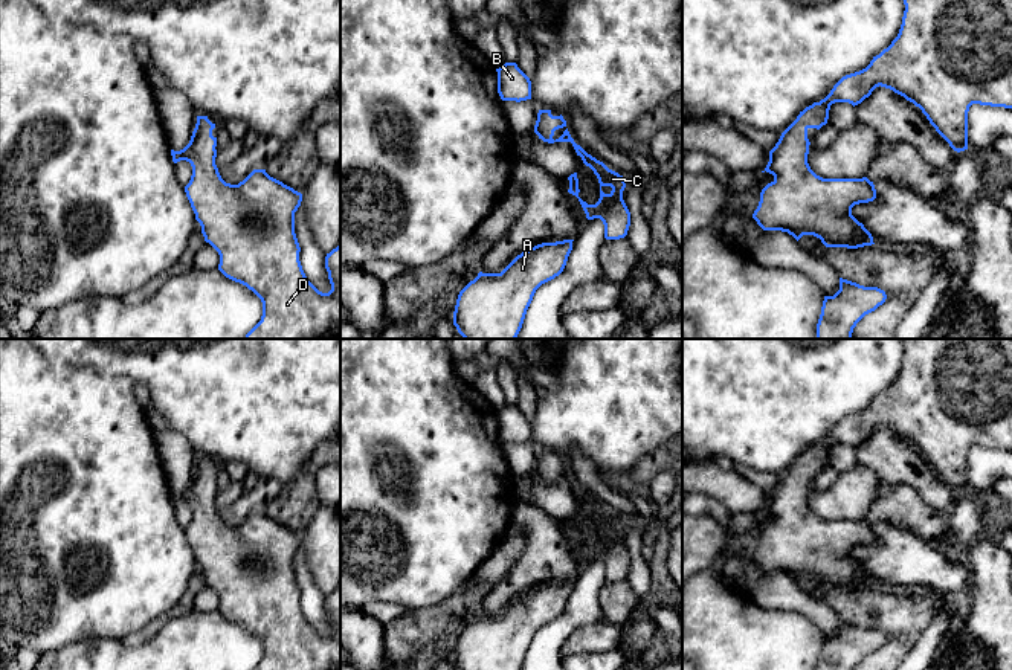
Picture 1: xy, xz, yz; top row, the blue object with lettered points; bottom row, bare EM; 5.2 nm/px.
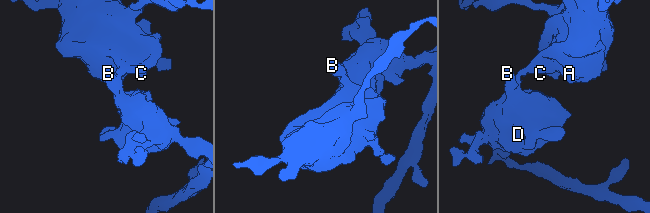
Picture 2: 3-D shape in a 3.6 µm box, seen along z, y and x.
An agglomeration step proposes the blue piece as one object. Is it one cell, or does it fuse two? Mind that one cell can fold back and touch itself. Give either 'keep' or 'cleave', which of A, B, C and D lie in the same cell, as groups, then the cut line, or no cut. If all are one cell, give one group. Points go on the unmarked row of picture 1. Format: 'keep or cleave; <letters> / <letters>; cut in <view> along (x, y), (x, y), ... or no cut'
keep; A B C D; no cut

